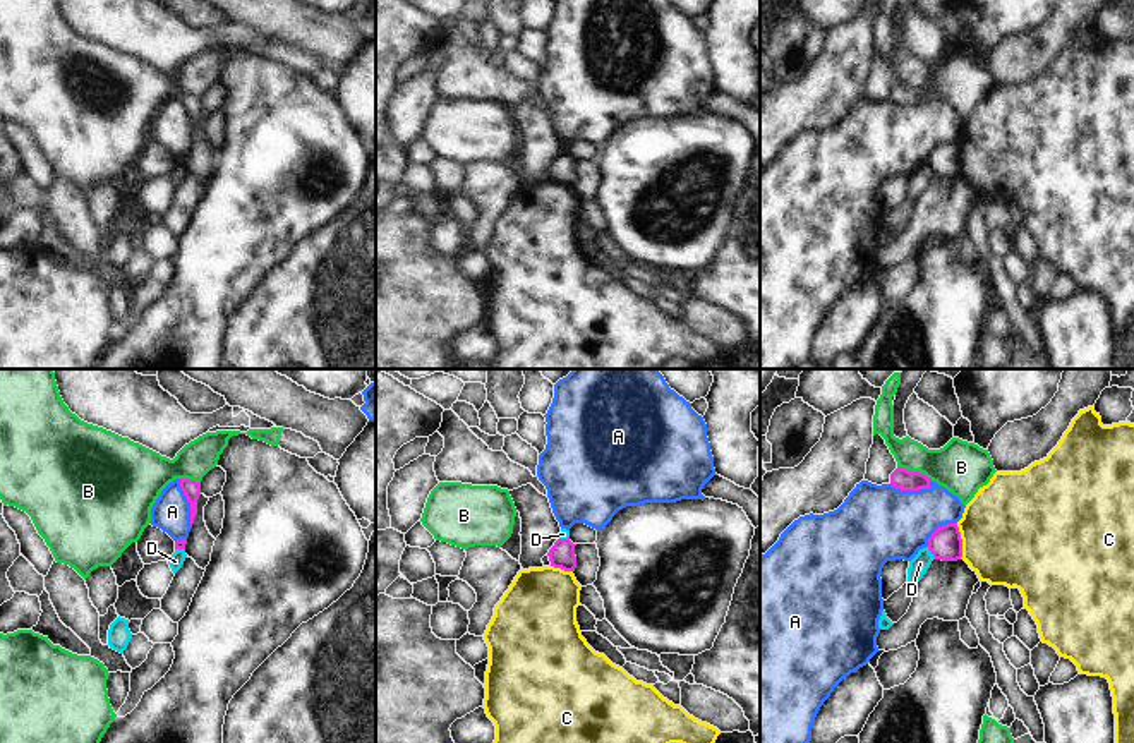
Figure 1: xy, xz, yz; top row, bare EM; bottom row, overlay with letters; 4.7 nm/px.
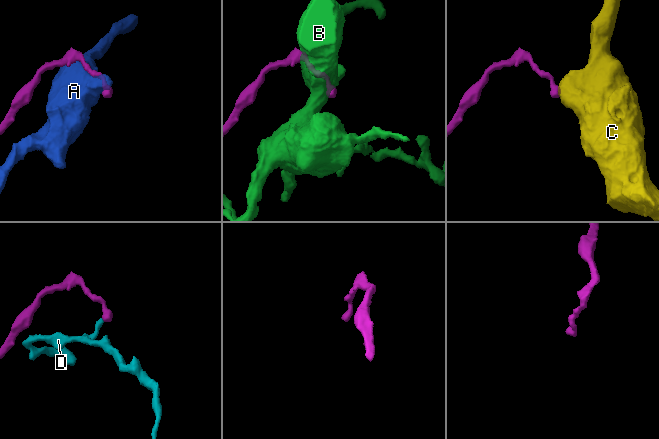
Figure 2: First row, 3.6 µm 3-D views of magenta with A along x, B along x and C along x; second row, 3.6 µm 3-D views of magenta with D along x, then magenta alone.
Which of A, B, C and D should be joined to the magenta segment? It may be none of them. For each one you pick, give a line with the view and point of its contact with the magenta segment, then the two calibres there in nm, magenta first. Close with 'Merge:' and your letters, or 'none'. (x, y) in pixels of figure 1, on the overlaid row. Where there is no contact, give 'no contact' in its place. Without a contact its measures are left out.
Merge: none

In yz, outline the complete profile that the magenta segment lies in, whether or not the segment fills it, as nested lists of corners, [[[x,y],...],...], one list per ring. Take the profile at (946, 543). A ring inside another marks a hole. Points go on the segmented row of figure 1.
[[[957,523],[938,527],[928,539],[930,553],[935,559],[957,561],[962,558],[962,539]]]

